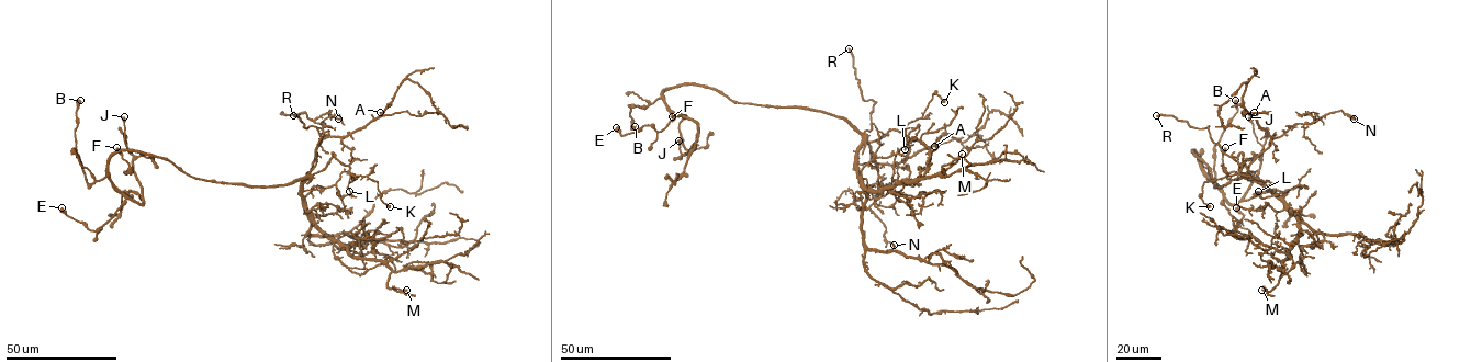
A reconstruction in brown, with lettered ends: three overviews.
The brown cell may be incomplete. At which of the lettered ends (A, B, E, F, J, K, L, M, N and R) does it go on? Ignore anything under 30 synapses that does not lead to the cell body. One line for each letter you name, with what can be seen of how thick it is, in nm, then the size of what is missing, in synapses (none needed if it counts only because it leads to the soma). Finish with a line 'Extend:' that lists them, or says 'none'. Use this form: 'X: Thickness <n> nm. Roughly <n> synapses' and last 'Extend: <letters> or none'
R: Thickness 320 nm
Extend: R

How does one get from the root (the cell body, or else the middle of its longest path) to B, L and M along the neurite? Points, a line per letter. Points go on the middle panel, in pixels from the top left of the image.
B: (845, 119), (734, 102), (714, 89), (684, 85), (666, 88), (646, 108), (630, 106), (630, 128), (635, 126)
L: (845, 119), (862, 135), (856, 169), (874, 198), (890, 189), (895, 158), (905, 149)
M: (845, 119), (862, 135), (855, 169), (867, 189), (883, 191), (902, 181), (946, 176), (942, 167), (962, 154)

